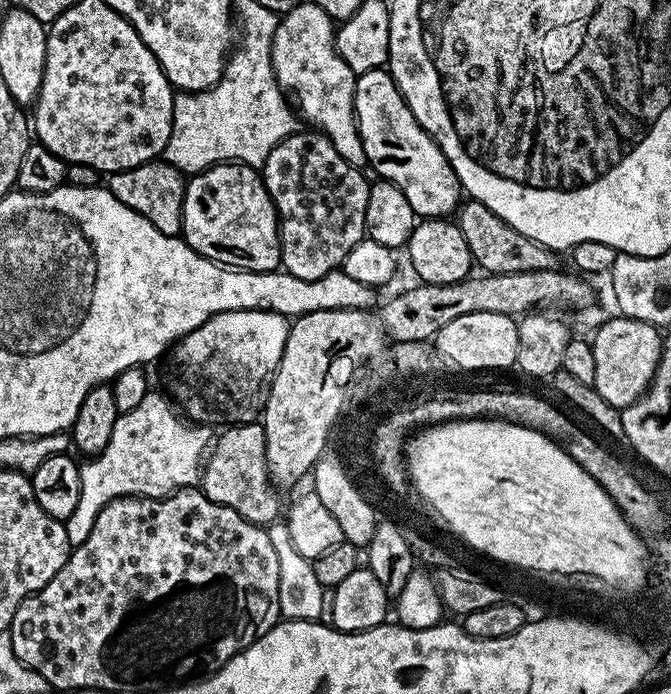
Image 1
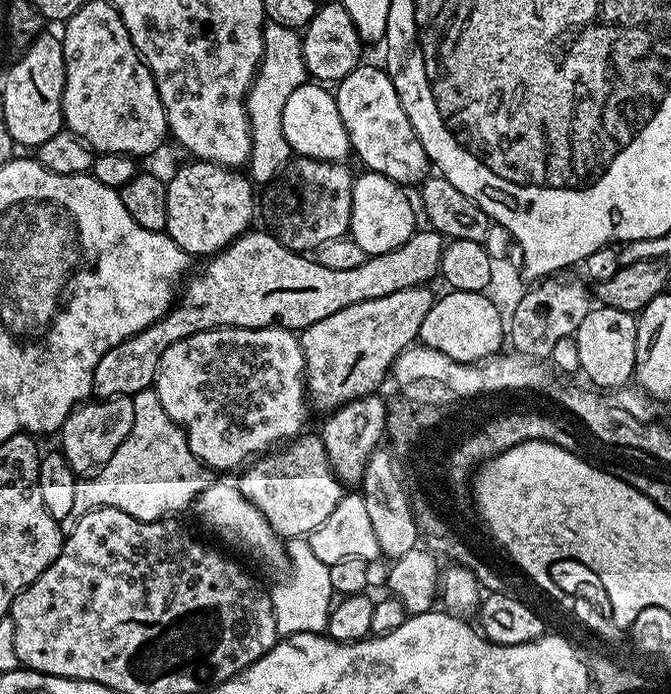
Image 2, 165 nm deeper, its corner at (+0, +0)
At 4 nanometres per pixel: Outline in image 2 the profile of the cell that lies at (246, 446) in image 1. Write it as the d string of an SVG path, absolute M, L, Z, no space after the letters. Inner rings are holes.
M301 434L295 440L251 461L239 473L236 489L266 518L281 538L311 537L345 499L345 485L330 466L323 435Z

